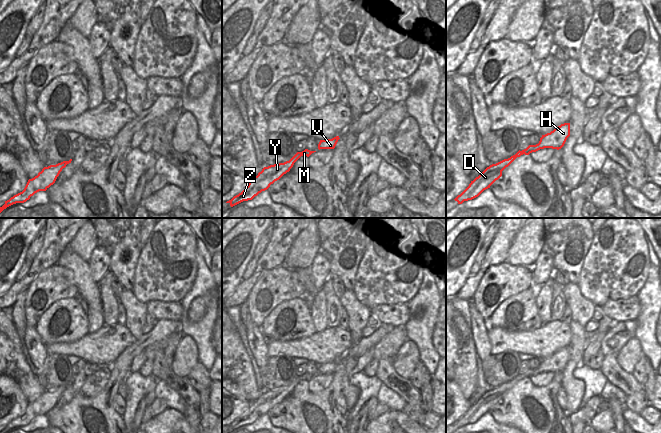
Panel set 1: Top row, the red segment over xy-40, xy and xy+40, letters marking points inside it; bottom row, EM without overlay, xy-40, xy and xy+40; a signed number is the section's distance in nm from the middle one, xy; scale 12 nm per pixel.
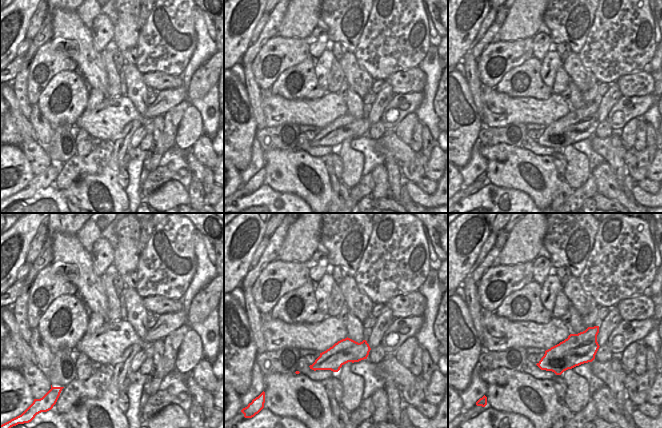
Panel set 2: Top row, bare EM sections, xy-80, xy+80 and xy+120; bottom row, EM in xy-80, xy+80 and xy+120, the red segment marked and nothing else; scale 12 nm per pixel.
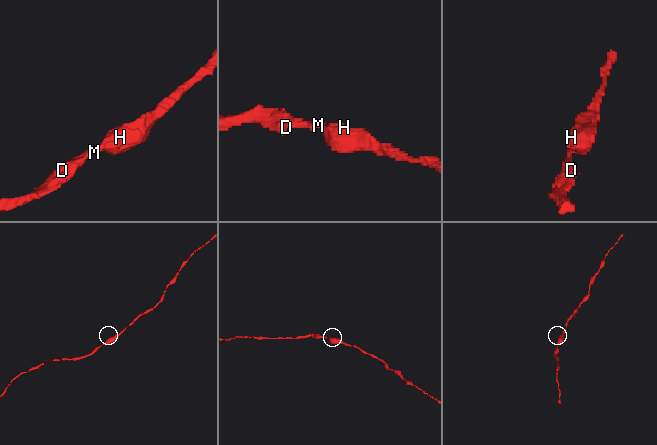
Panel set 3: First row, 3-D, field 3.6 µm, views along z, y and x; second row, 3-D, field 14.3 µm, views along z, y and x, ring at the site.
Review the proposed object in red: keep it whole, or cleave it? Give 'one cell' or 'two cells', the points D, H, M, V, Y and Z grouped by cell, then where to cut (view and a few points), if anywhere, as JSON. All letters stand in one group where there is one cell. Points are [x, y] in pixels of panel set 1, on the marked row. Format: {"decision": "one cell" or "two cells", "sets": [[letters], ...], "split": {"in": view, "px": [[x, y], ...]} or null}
{"decision": "one cell", "sets": [["D", "H", "M", "V", "Y", "Z"]], "split": null}

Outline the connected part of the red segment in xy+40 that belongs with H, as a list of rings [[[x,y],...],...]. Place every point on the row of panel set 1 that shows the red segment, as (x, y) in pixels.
[[[570,123],[561,124],[550,133],[542,135],[538,144],[529,145],[526,149],[522,151],[519,150],[510,158],[504,159],[487,167],[478,177],[471,181],[469,186],[454,200],[457,201],[458,204],[462,204],[464,201],[472,200],[478,197],[484,190],[490,188],[490,186],[502,176],[502,171],[517,157],[520,157],[523,154],[529,155],[532,152],[536,152],[544,148],[559,150],[564,146],[569,136]]]

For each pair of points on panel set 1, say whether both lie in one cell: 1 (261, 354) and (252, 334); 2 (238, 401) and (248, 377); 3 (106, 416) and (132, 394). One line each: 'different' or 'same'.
1: same
2: different
3: different

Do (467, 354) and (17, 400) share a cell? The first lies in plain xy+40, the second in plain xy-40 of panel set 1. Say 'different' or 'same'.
different

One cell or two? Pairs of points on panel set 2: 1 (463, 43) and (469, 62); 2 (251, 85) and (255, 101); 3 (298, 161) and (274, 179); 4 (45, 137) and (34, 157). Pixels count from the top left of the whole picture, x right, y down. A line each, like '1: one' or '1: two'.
1: two
2: one
3: one
4: two

